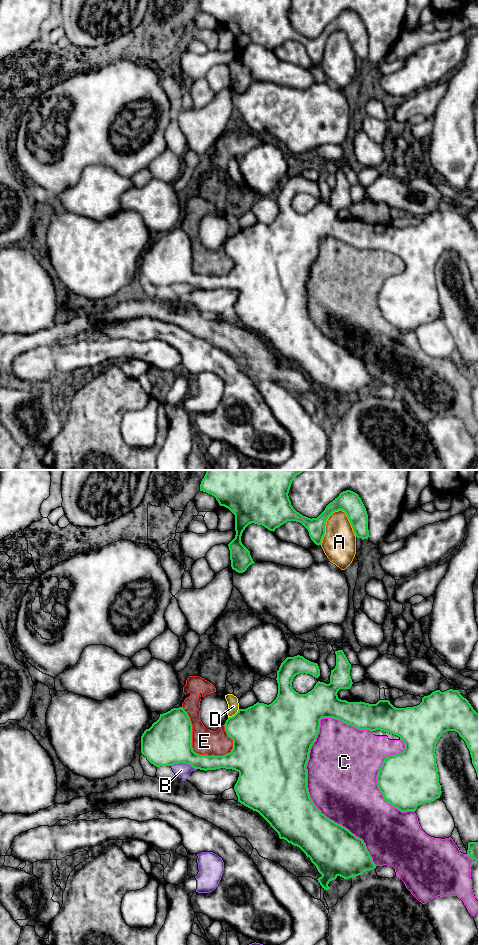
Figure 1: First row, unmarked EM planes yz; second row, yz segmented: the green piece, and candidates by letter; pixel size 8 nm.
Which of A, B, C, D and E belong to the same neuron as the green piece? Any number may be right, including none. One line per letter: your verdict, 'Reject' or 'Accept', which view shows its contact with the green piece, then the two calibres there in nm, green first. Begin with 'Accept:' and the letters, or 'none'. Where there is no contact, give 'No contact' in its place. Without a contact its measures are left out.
Accept: none
A: Reject. Touches green in yz. Thickness 170 nm (green) against 280 nm
B: Reject. Touches green in yz. Thickness 380 nm (green) against 120 nm
C: Reject. Touches green in yz. Thickness 460 nm (green) against 480 nm
D: Reject. Touches green in yz. Thickness 460 nm (green) against 100 nm
E: Reject. Touches green in yz. Thickness 380 nm (green) against 200 nm

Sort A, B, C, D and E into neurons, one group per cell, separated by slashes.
A / B / C / D E

